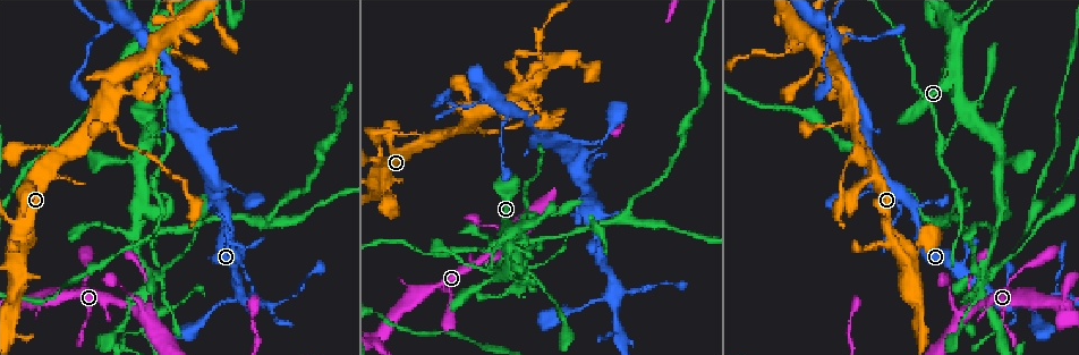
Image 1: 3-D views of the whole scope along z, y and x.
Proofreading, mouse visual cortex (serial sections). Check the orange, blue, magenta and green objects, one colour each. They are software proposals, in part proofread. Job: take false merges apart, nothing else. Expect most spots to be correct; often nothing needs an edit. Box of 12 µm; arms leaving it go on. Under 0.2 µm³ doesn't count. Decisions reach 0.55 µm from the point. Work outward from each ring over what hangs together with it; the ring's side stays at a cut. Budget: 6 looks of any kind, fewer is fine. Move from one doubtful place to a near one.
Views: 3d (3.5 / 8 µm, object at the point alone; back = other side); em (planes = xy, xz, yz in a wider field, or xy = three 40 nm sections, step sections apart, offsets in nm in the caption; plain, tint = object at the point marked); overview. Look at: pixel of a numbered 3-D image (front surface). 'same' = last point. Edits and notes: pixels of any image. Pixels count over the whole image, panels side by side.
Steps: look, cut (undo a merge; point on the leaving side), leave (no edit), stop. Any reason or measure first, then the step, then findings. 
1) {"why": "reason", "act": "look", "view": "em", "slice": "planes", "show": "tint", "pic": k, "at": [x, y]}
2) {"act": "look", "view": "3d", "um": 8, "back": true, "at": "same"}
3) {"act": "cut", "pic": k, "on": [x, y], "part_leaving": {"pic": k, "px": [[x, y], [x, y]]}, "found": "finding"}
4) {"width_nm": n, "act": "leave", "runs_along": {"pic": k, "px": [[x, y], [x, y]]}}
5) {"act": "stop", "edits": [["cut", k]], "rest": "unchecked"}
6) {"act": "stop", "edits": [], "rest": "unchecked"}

{"why": "sharp bend", "act": "look", "view": "3d", "um": 3.5, "pic": 1, "at": [941, 145]}

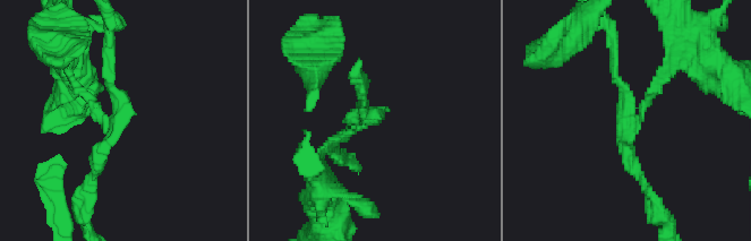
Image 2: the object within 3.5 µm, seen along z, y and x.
{"why": "now the EM", "act": "look", "view": "em", "slice": "xy", "step": 1, "show": "tint", "pic": 2, "at": [366, 120]}

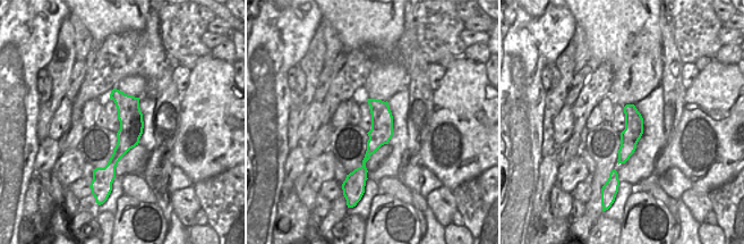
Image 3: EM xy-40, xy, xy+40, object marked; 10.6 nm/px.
{"width_nm": 240, "act": "cut", "pic": 2, "on": [103, 155], "part_leaving": {"pic": 2, "px": [[634, 120], [625, 115], [608, 22]]}, "found": "two cells meet here"}

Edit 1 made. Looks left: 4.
{"why": "narrows sharply", "act": "look", "view": "3d", "um": 8, "pic": 1, "at": [786, 53]}

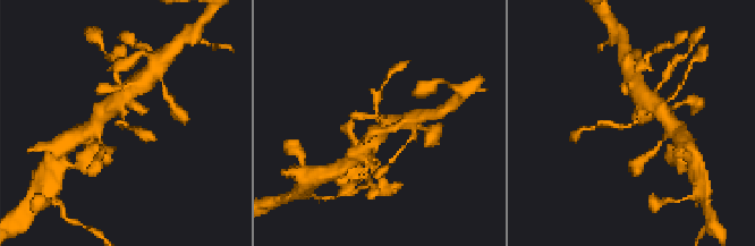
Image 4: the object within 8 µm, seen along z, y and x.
{"why": "zoom in", "act": "look", "view": "3d", "um": 3.5, "pic": 4, "at": [635, 124]}

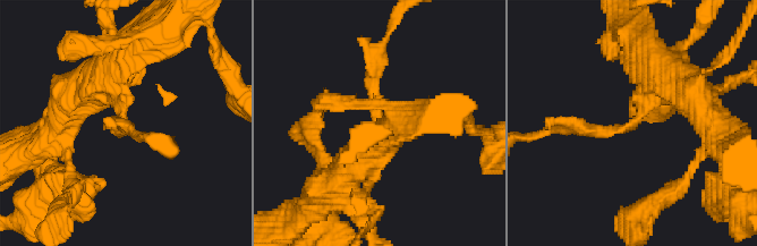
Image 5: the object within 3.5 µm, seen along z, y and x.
{"arm_widths_nm": [200, 500], "act": "look", "view": "em", "slice": "planes", "show": "tint", "pic": 5, "at": [635, 121]}

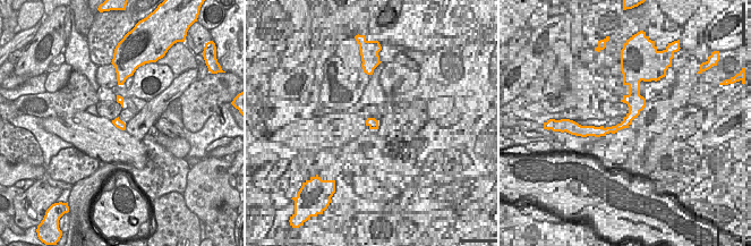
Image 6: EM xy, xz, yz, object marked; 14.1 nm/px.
{"act": "leave", "found": "one cell here"}

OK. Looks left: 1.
{"act": "stop", "edits": [["cut", 2]], "rest": "unchecked"}

